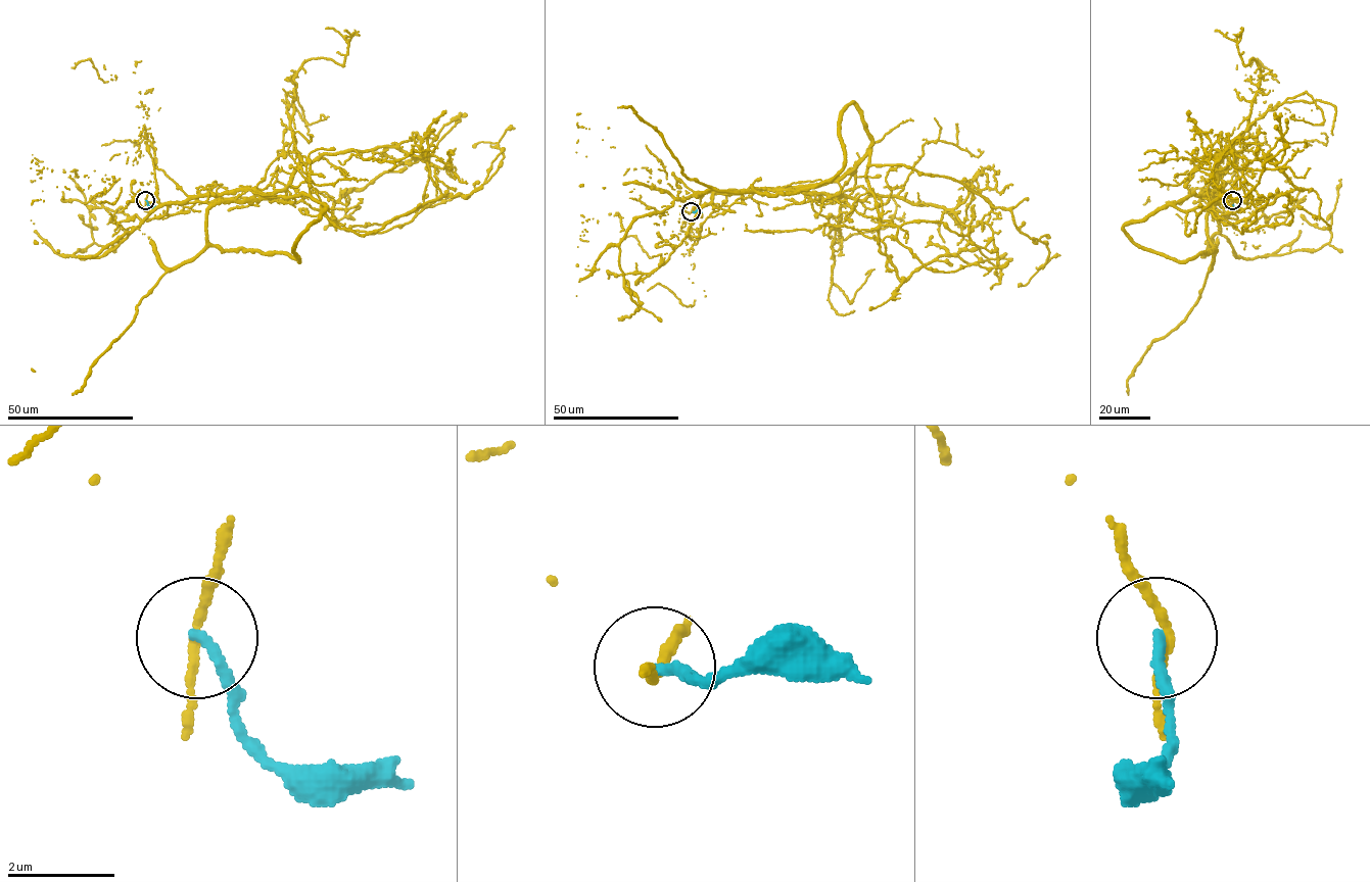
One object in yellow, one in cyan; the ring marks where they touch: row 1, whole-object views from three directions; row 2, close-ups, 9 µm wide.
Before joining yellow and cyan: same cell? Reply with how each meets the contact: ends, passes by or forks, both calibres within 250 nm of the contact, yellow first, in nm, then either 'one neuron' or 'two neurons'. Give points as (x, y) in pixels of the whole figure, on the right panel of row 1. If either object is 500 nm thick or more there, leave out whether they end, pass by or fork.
yellow passes by; cyan ends; calibres 150 and 200 nm; two neurons

